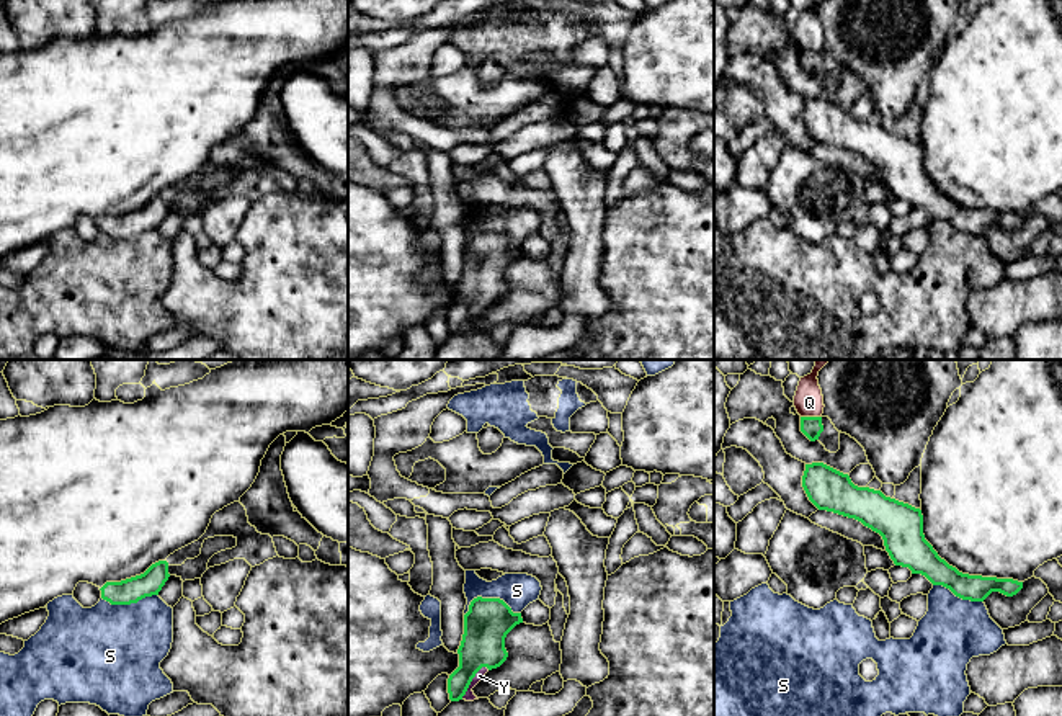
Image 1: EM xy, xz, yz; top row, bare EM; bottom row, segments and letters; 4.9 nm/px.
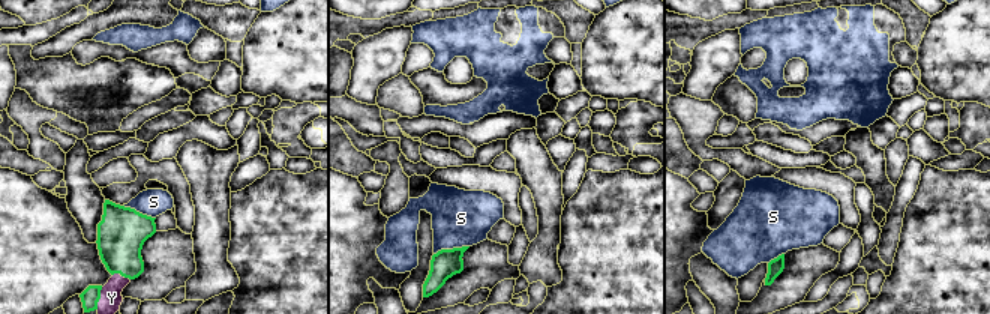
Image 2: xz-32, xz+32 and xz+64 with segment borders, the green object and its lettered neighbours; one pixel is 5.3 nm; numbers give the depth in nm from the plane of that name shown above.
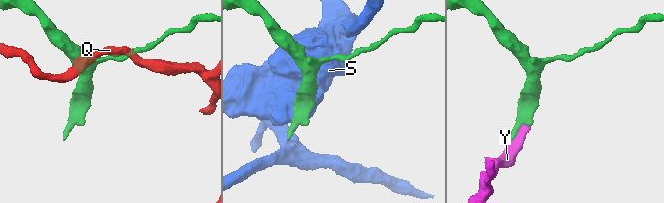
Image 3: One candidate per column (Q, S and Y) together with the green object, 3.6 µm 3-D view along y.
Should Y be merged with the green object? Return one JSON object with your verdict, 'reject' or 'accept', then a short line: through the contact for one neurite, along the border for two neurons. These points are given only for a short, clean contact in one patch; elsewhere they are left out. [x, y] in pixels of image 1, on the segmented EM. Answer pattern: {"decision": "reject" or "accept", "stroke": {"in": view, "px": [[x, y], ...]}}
{"decision": "accept", "stroke": {"in": "xz", "px": [[482, 644], [471, 669], [471, 680], [469, 695]]}}

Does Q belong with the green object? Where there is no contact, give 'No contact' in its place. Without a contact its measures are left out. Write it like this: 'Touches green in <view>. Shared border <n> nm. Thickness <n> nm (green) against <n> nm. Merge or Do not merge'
Touches green in yz. Shared border 100 nm. Thickness 100 nm (green) against 140 nm. Do not merge

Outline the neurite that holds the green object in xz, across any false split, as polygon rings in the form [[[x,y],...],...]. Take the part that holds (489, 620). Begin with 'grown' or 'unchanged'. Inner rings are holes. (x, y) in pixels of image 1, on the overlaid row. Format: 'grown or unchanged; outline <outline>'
grown; outline [[[477,597],[471,602],[457,649],[459,667],[448,678],[451,701],[479,700],[472,688],[506,660],[505,638],[520,623],[521,613],[513,613],[500,598]]]

